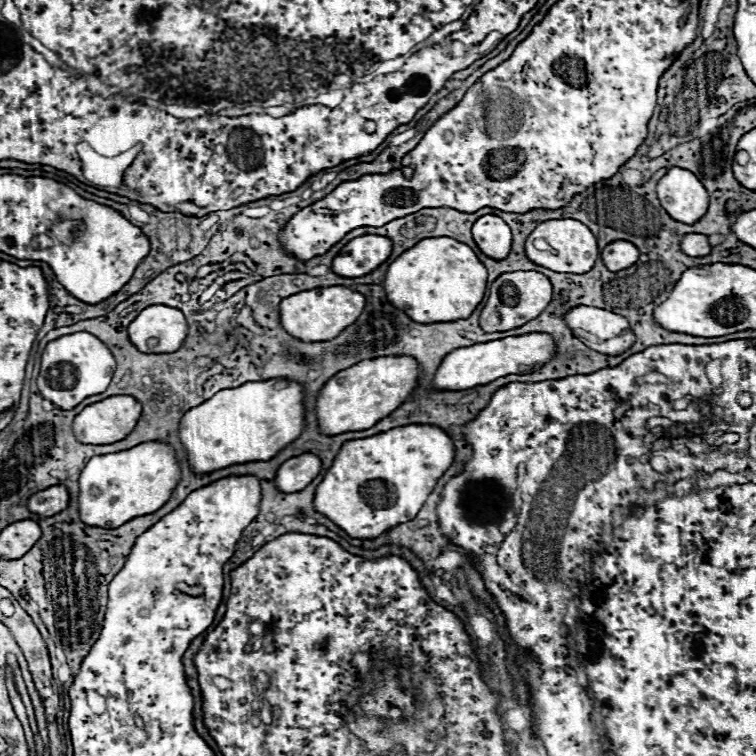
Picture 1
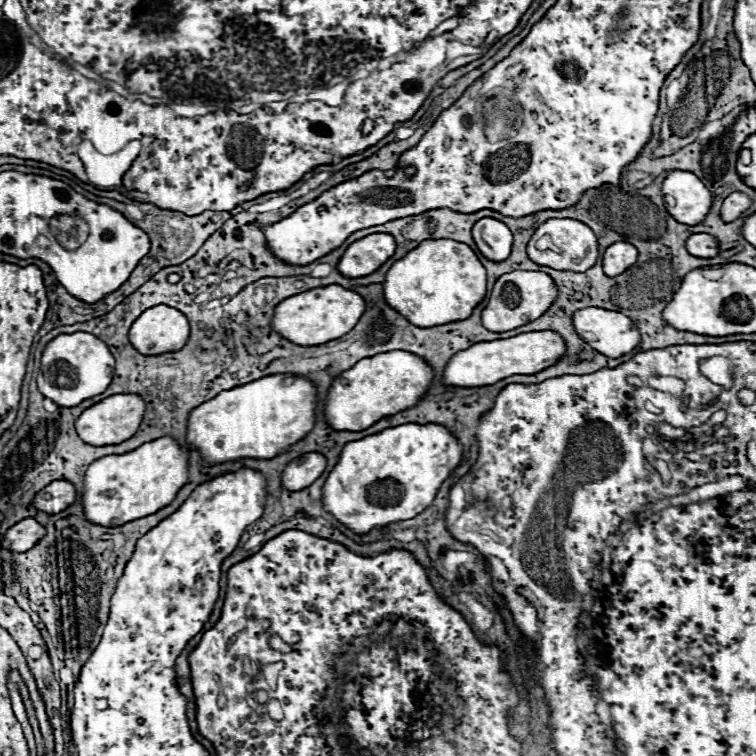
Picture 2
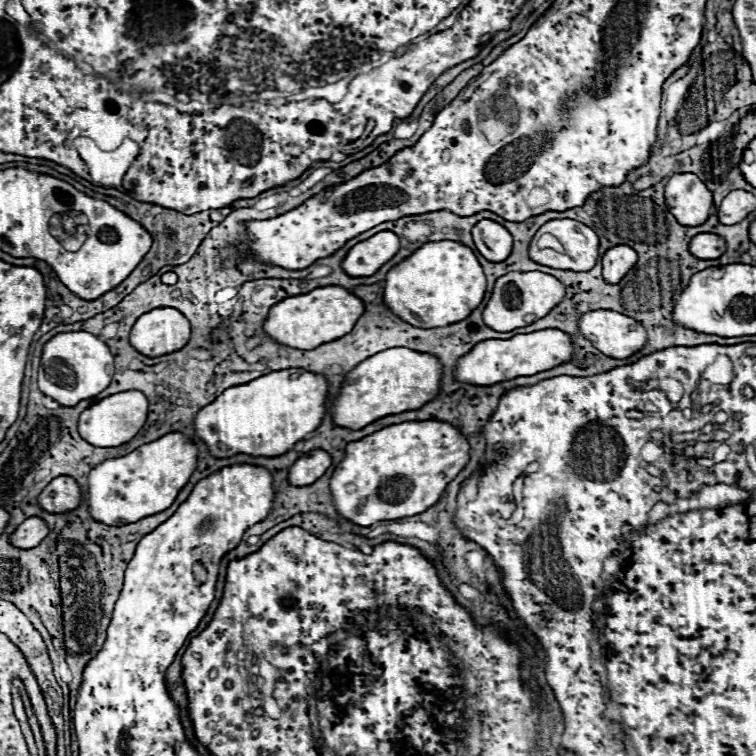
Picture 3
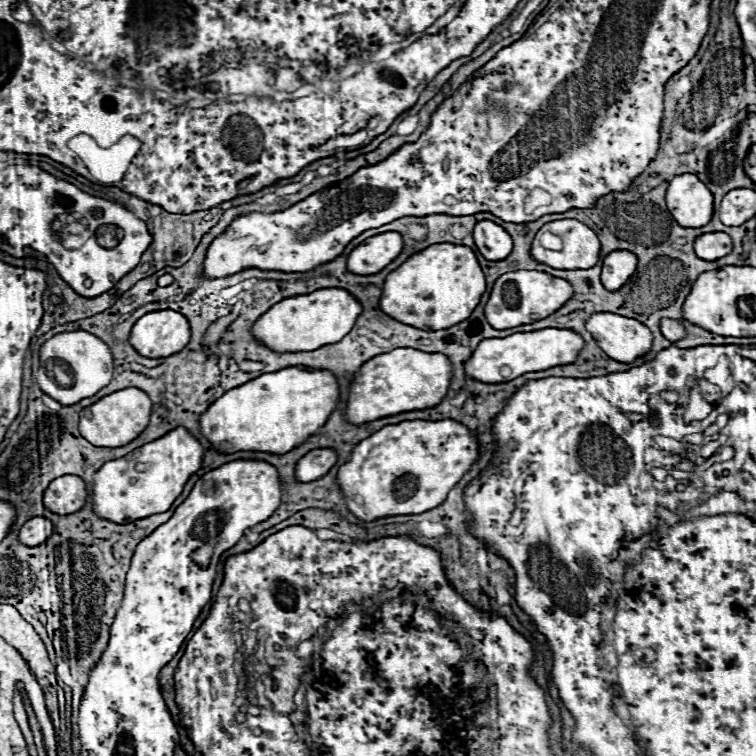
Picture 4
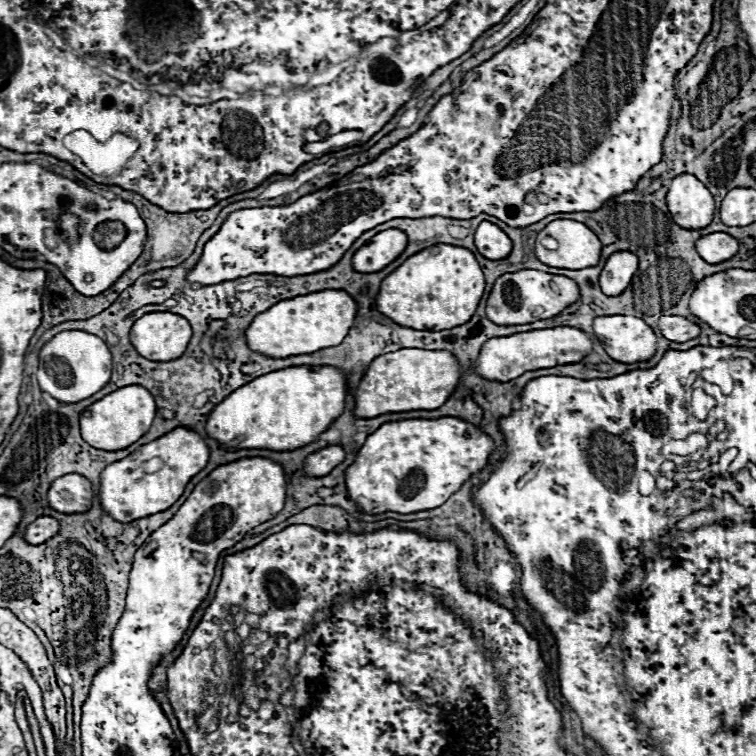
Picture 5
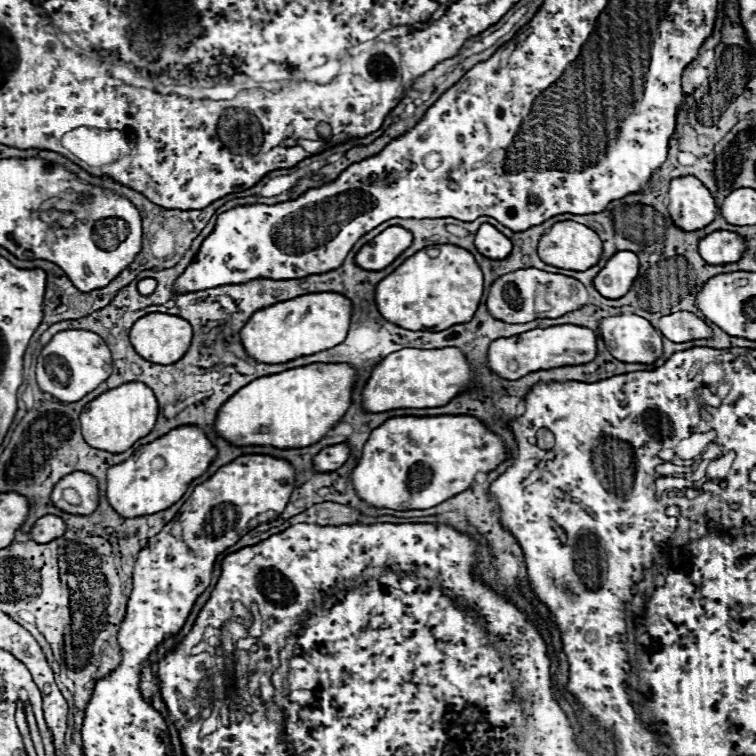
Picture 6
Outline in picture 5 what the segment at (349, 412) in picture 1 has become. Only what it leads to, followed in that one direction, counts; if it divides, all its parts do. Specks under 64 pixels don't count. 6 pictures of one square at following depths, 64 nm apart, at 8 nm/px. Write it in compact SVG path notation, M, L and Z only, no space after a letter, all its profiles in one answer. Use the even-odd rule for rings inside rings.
M402 348L384 356L378 356L356 392L356 416L376 418L390 412L408 410L436 410L456 390L460 380L460 364L448 350L420 350Z

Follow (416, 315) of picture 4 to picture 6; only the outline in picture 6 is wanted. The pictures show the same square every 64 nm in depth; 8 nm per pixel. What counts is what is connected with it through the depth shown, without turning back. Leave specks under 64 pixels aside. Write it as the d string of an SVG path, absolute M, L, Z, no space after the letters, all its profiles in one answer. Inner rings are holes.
M452 244L436 246L438 256L420 250L376 286L376 306L386 320L408 330L440 332L472 320L482 298L482 272L474 256Z

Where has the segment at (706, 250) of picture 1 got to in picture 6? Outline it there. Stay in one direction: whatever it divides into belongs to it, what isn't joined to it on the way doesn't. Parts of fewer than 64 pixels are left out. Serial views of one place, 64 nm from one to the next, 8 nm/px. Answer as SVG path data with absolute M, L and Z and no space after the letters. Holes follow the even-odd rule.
M720 230L704 236L700 240L700 256L712 264L712 266L722 266L722 264L732 264L740 260L740 256L746 250L744 238L736 232Z

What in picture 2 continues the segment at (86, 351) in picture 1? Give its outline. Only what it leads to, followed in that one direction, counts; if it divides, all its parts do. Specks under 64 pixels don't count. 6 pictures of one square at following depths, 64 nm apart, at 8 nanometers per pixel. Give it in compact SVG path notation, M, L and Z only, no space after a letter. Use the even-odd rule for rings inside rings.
M90 332L60 334L50 340L42 354L42 368L38 374L38 390L62 408L74 408L82 400L102 394L114 376L114 356L108 346Z

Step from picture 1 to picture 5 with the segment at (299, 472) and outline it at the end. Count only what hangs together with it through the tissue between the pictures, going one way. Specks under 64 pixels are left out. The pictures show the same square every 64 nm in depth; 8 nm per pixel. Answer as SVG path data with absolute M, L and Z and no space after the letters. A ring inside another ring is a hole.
M328 446L320 452L314 452L304 462L304 474L306 476L326 476L330 474L340 462L344 460L344 450L340 446Z

